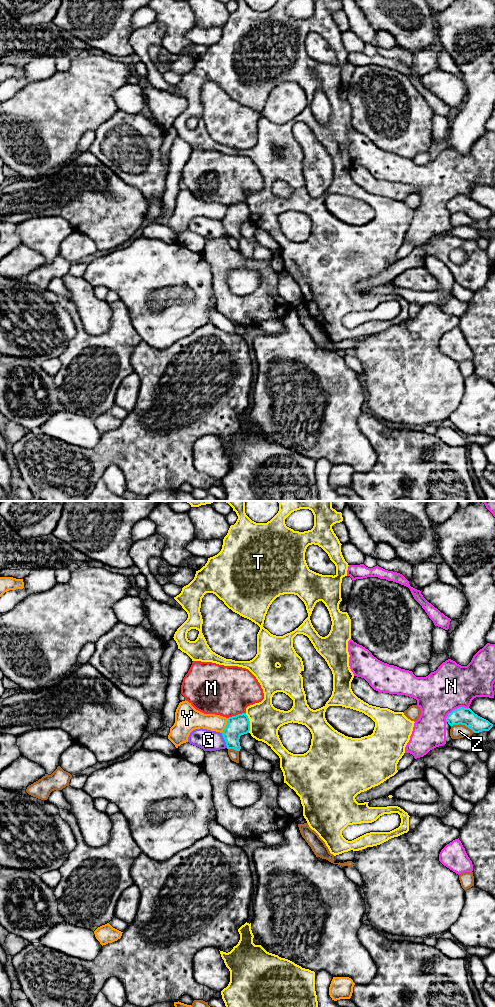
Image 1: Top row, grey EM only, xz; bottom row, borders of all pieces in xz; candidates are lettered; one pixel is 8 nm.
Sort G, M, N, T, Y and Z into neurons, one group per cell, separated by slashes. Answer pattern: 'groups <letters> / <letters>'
groups G / M / N / T / Y / Z

